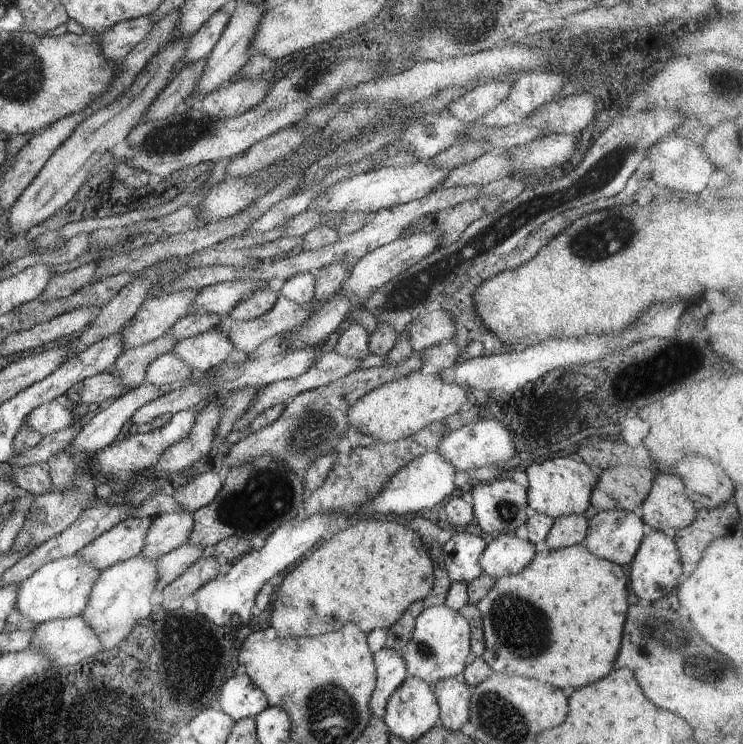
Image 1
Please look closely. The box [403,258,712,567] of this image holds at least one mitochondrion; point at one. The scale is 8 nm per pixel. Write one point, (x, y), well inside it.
(509, 511)

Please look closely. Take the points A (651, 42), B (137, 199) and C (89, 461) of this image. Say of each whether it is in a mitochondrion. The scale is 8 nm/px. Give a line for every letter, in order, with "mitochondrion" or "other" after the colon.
A: other
B: other
C: other

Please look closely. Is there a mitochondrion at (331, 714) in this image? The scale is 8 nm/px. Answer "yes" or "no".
yes

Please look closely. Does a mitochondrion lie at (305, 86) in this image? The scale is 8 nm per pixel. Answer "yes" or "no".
yes

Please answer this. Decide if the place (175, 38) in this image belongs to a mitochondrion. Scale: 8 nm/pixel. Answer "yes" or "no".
no

